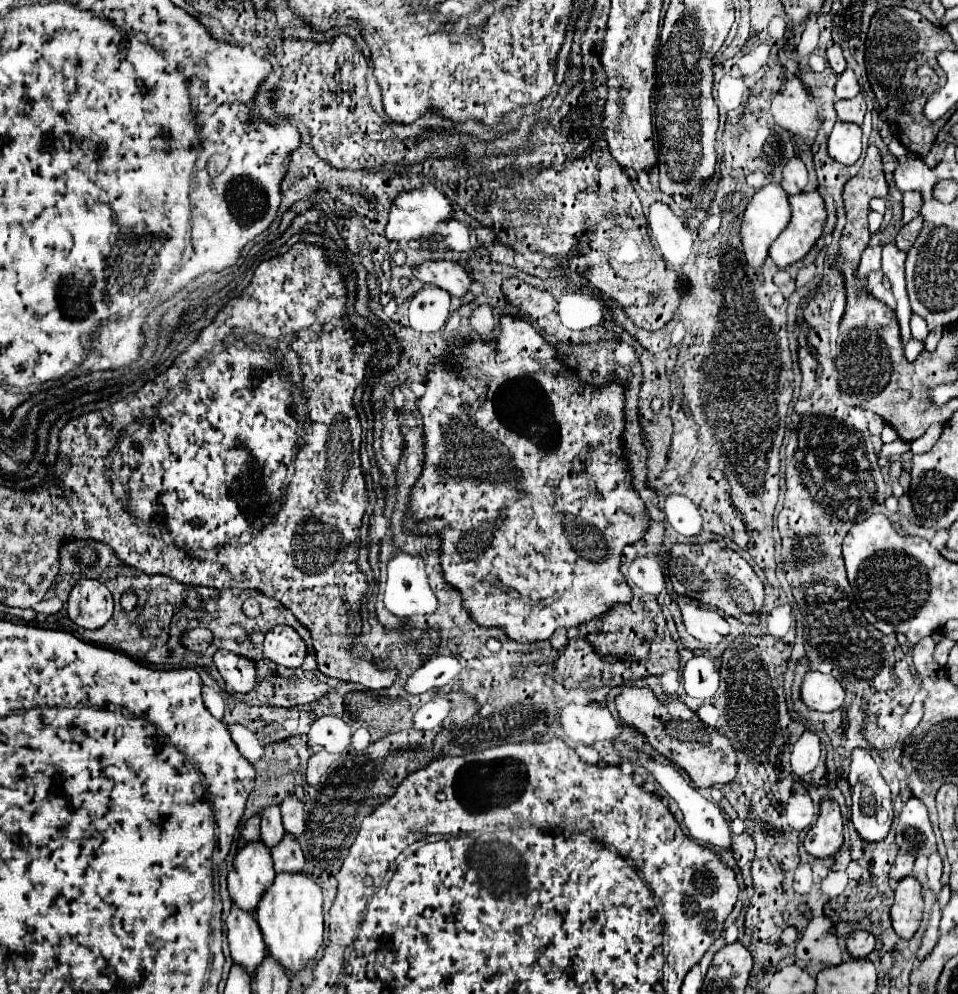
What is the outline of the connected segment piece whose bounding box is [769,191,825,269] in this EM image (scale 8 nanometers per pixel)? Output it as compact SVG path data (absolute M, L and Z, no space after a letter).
M817 191L791 195L789 205L791 221L769 249L769 257L781 269L801 261L821 237L825 225L825 205Z

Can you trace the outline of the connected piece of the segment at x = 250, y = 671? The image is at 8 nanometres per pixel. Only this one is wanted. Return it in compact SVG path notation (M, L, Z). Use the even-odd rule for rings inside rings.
M223 649L213 655L213 661L231 691L243 695L243 693L249 693L251 689L255 689L255 685L257 685L255 661L245 659L245 657L235 657L235 653L223 651Z

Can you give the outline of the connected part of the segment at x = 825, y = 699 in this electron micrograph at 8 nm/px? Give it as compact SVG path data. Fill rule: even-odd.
M807 671L801 683L801 701L815 711L835 711L843 705L845 691L835 677L827 677L819 671Z

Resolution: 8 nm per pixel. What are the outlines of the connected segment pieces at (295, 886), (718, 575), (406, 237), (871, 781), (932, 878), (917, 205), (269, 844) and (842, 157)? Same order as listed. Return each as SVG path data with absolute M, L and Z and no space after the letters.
M277 873L273 887L267 889L257 907L257 923L261 927L267 953L285 969L289 977L305 969L323 945L323 895L321 887L307 873Z
M709 541L703 545L675 543L667 551L667 555L669 579L679 595L723 609L727 615L737 617L743 623L753 623L755 611L759 611L759 607L763 605L763 583L739 553L729 547L721 547L721 543L717 541Z
M429 185L423 189L415 189L415 191L397 195L397 199L391 205L385 235L389 241L399 241L399 243L415 241L415 237L435 237L435 227L439 223L445 223L451 219L453 219L453 207L449 205L447 197L439 189Z
M853 749L851 753L851 765L849 765L849 775L847 781L851 785L851 821L855 825L855 829L859 831L859 835L865 841L881 841L891 827L893 821L893 807L891 807L891 791L887 787L887 783L883 781L875 759L871 757L871 753L867 749Z
M935 853L929 857L929 865L927 865L927 881L935 895L939 895L939 891L941 891L939 879L941 879L941 857Z
M915 191L903 193L903 223L909 223L921 209L923 205L923 195Z
M273 805L265 809L265 813L261 815L261 843L267 849L273 849L275 845L279 845L279 841L283 841L283 837L285 837L285 829L281 823L279 807Z
M837 121L829 135L829 155L845 165L853 165L861 155L861 127Z

